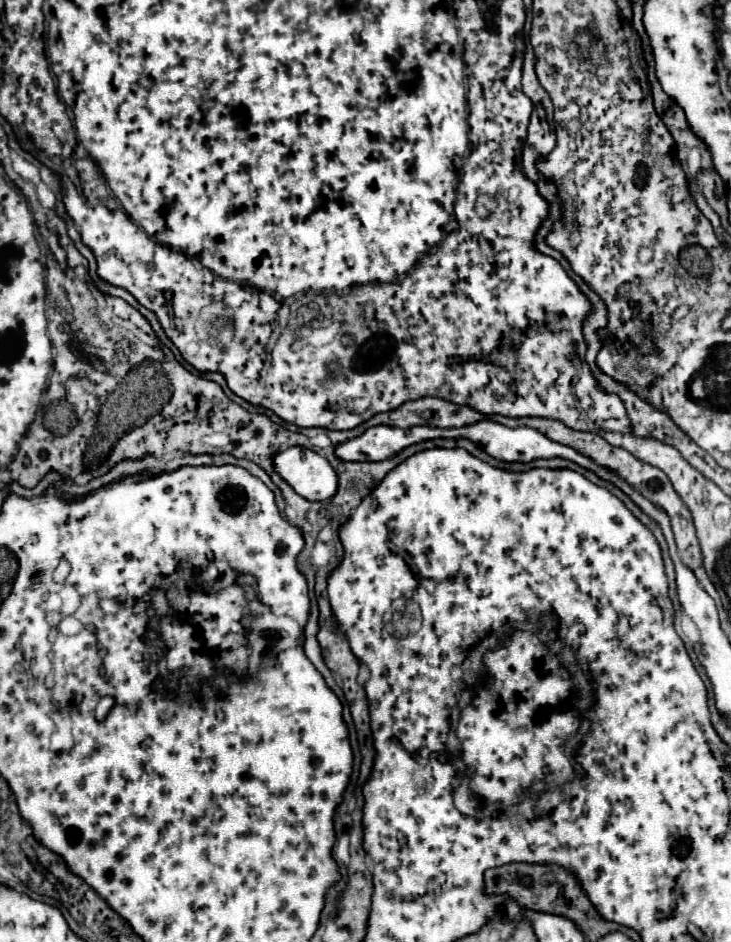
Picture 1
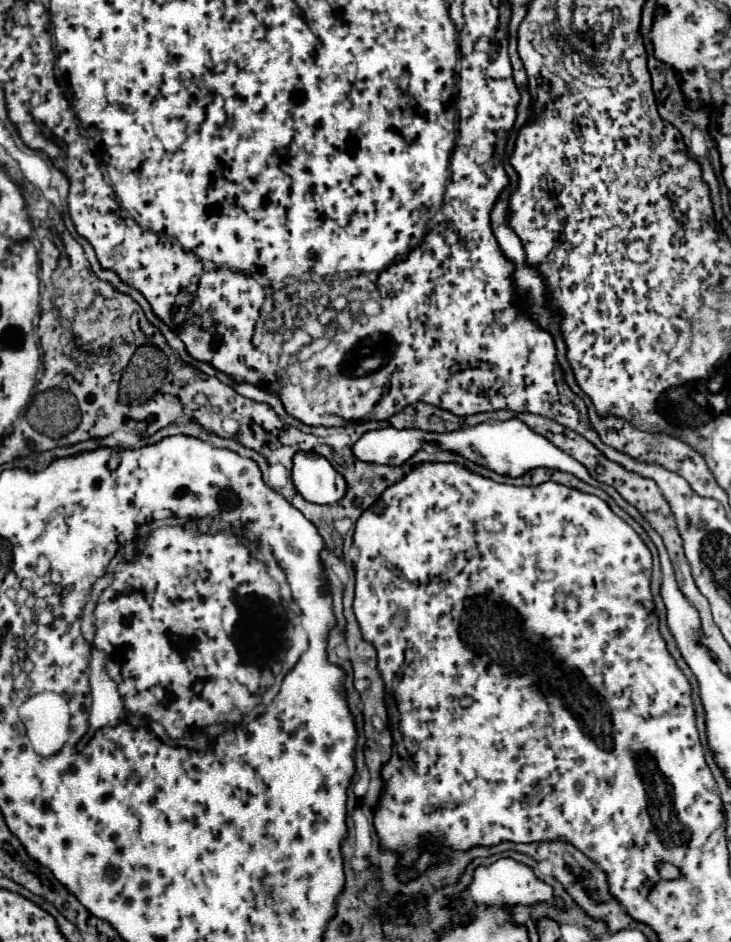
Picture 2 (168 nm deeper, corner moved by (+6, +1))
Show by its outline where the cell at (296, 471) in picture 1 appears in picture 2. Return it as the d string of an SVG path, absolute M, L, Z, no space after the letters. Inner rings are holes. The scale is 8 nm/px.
M299 452L293 458L293 484L313 504L337 504L347 492L345 478L315 452Z

